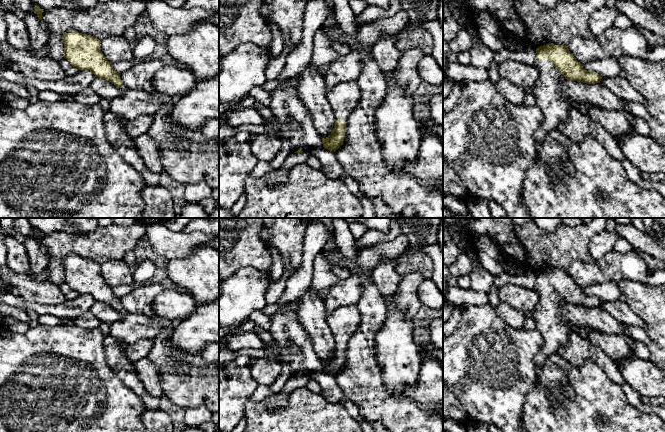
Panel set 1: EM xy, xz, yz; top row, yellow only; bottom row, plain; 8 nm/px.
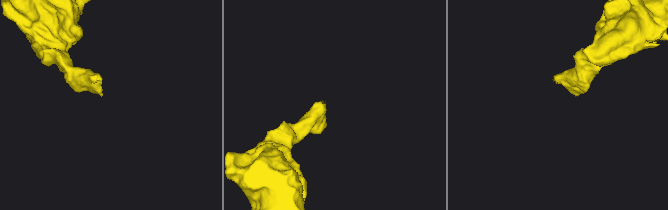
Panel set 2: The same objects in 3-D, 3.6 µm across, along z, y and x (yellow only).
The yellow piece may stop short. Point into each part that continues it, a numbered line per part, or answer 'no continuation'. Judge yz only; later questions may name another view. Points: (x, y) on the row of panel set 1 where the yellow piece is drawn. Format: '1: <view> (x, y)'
1: yz (551, 99)

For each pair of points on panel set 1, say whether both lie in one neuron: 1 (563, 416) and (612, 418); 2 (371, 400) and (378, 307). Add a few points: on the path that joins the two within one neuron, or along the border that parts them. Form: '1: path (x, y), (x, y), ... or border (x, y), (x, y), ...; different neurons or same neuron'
1: path (575, 416), (595, 416), (598, 413), (600, 414); same neuron
2: path (364, 377), (364, 337), (367, 330); same neuron

